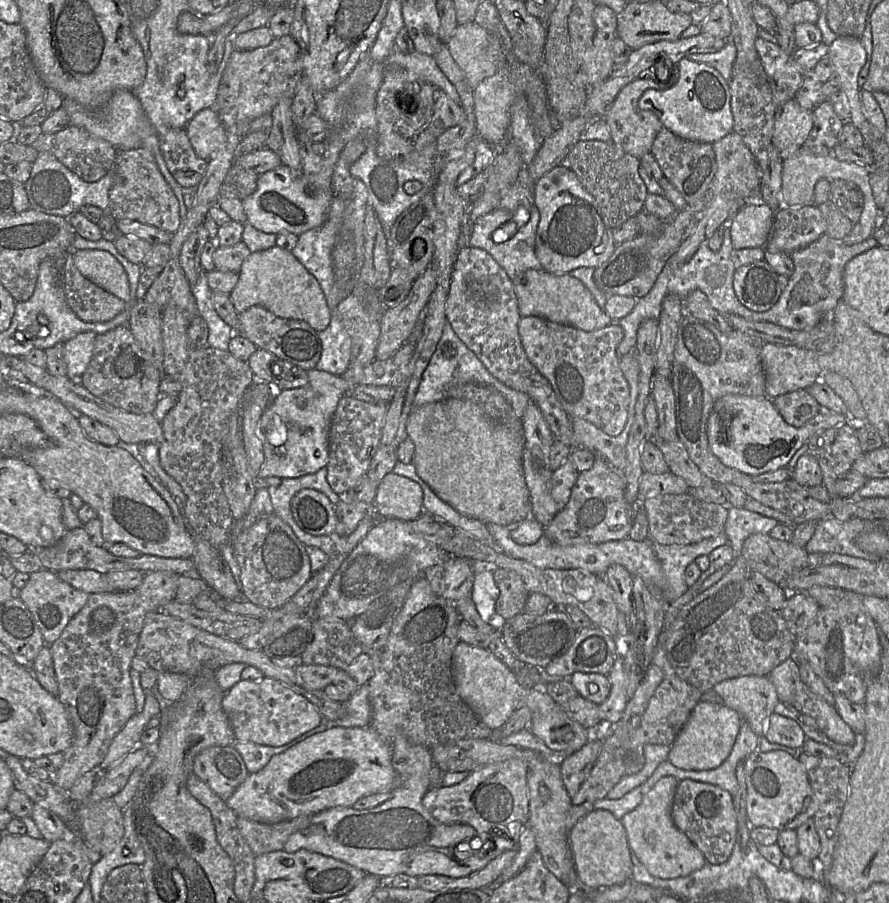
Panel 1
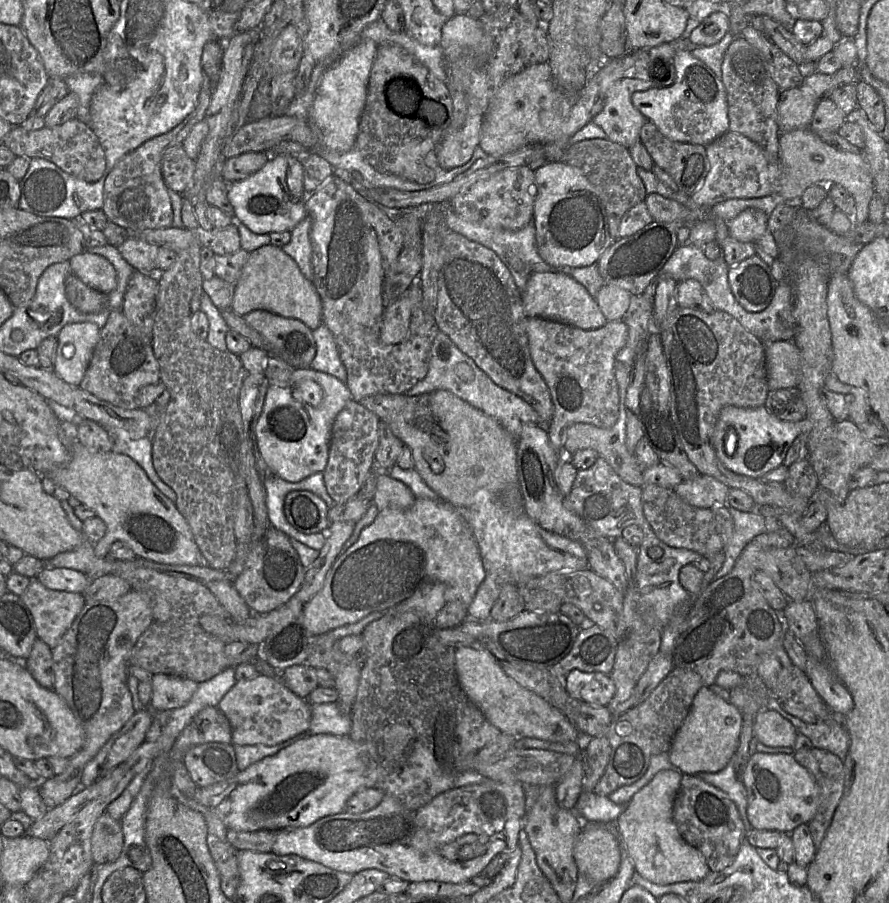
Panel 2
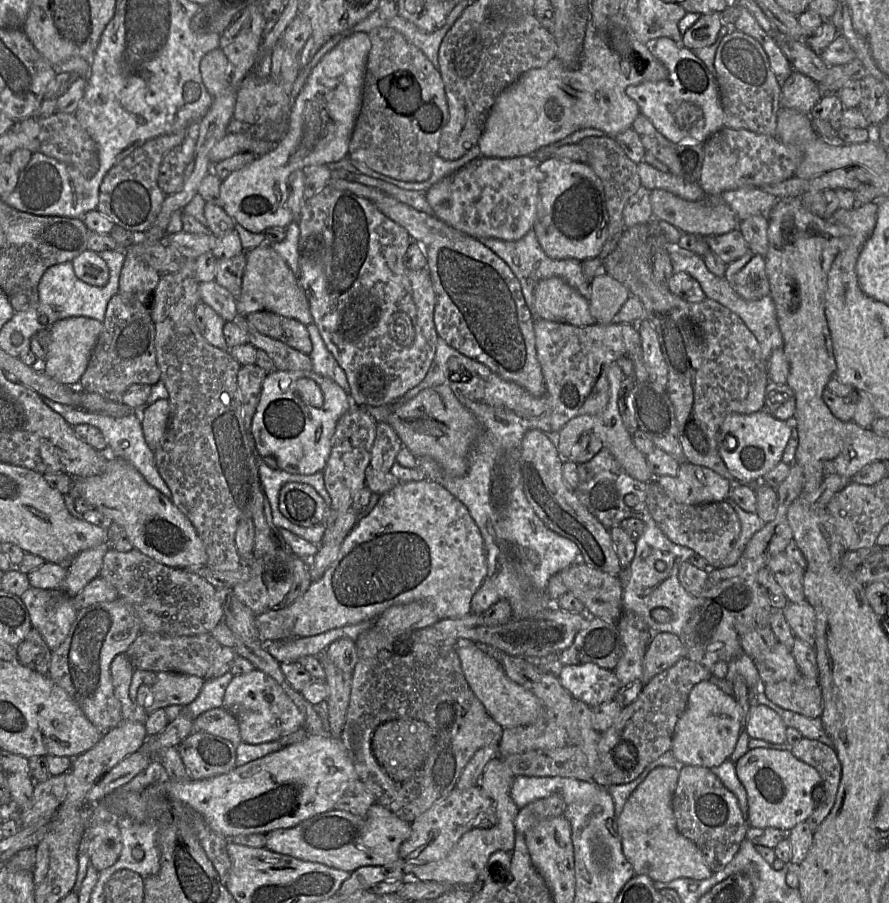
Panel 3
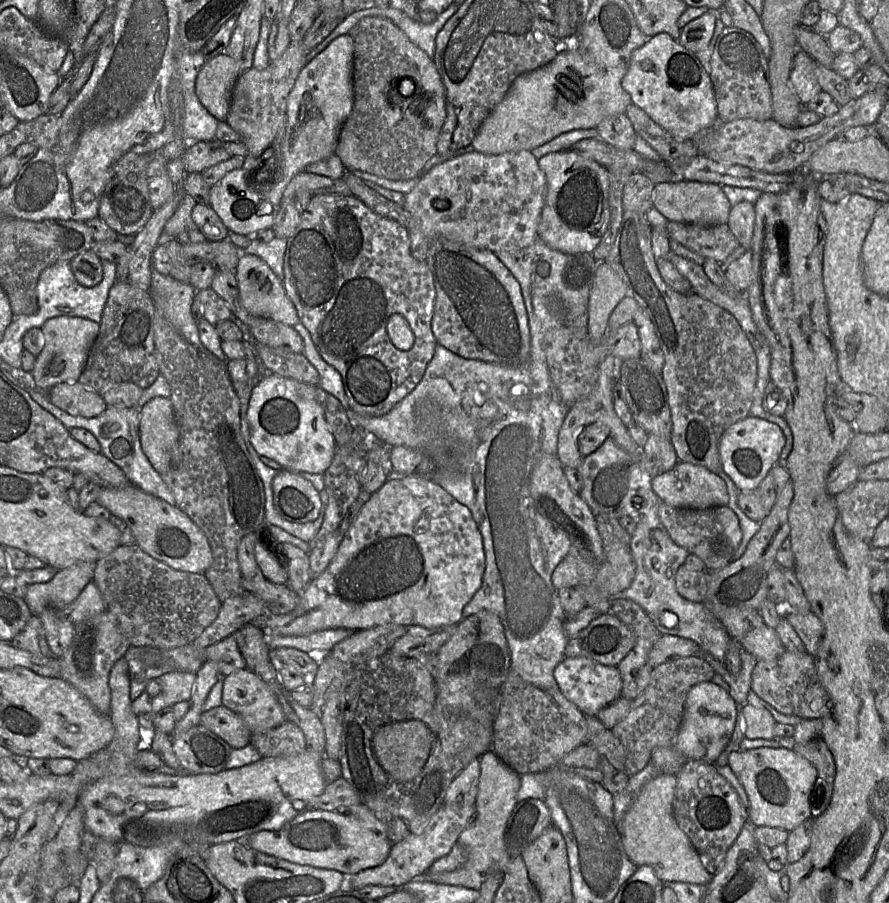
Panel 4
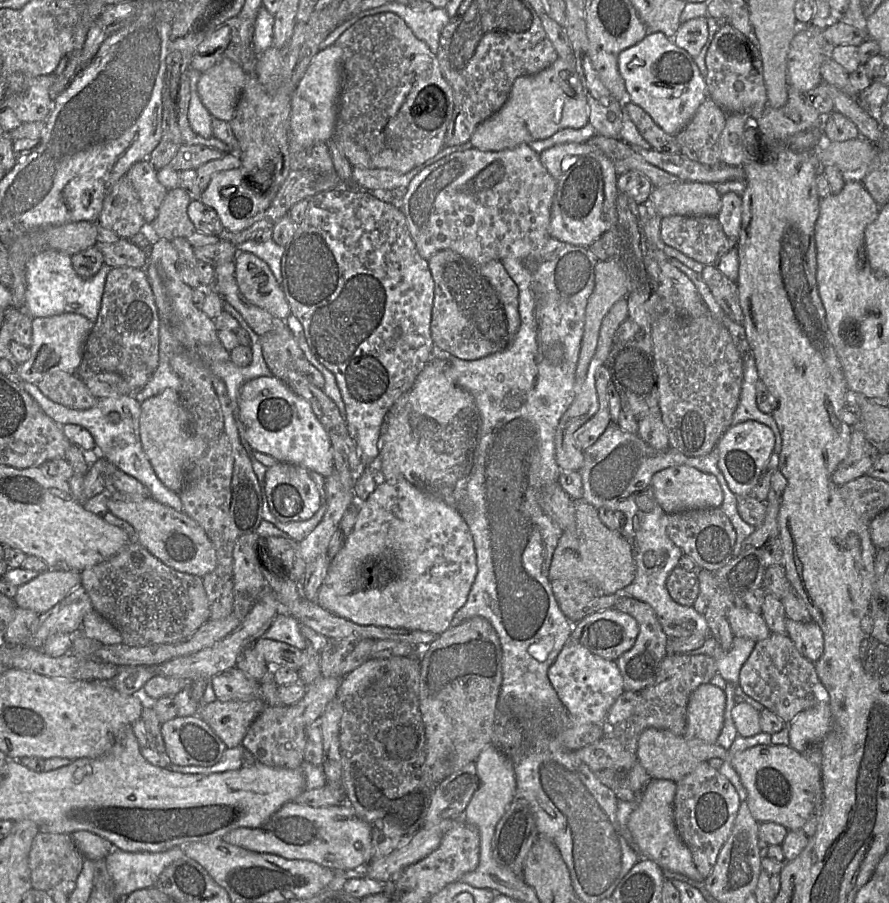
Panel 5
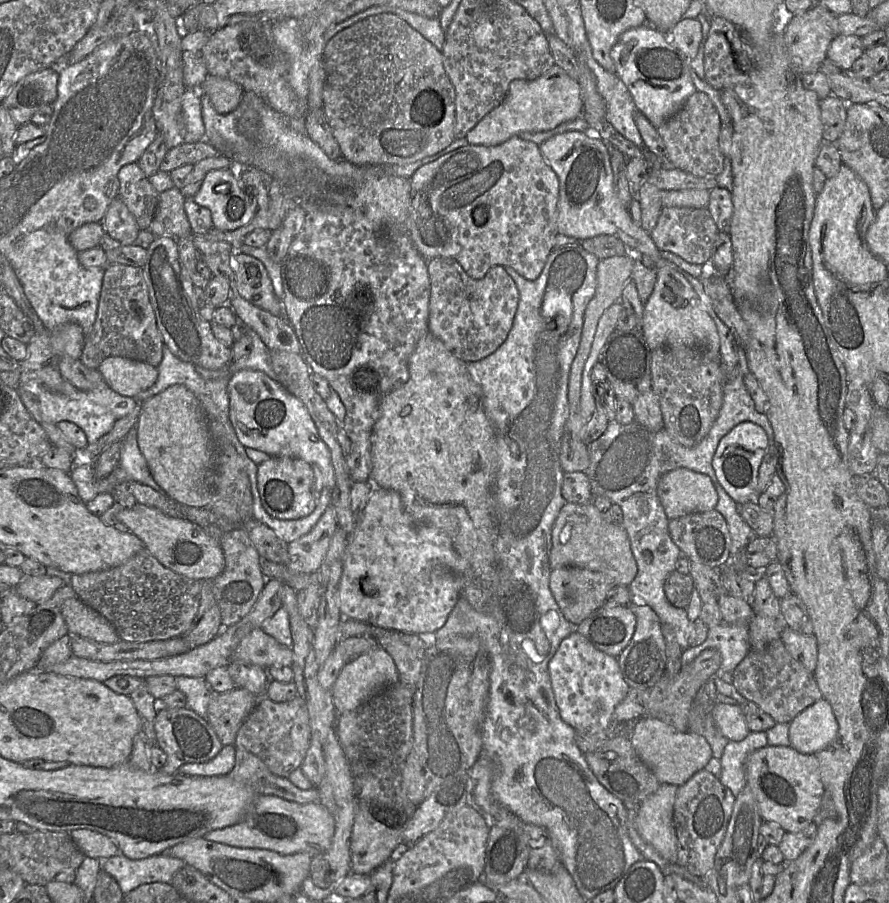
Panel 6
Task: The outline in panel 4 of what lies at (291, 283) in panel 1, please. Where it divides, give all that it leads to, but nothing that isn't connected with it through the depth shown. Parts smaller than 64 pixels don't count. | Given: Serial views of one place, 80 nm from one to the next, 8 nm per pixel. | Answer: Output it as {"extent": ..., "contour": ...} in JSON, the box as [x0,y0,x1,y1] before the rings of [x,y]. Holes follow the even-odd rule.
{"extent":[236,252,300,326],"contour":[[[242,252],[236,267],[236,277],[241,302],[250,314],[270,318],[289,326],[300,323],[295,305],[286,294],[283,281],[261,257]]]}

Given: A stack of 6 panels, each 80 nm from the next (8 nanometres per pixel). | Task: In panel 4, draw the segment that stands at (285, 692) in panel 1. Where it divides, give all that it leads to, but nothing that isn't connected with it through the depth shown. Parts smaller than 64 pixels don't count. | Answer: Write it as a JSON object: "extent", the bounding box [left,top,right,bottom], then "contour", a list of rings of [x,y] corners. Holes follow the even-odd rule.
{"extent":[221,668,287,734],"contour":[[[244,668],[221,678],[224,682],[222,705],[239,714],[251,734],[265,732],[287,720],[274,693],[254,671]]]}

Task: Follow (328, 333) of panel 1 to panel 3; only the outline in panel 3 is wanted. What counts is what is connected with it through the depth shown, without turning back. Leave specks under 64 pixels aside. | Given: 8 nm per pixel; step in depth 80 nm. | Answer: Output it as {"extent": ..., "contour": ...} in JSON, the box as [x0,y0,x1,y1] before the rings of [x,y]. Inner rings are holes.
{"extent":[306,323,349,393],"contour":[[[313,323],[307,325],[306,328],[313,346],[309,354],[312,363],[312,371],[333,380],[343,388],[344,391],[349,393],[346,374],[327,349],[318,328]]]}

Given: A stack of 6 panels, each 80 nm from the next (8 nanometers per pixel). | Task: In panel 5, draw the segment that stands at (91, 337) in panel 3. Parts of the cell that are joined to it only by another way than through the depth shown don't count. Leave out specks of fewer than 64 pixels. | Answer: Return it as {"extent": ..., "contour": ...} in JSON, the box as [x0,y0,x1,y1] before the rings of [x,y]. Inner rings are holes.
{"extent":[15,313,94,384],"contour":[[[74,313],[34,318],[32,320],[32,343],[28,348],[29,358],[26,362],[17,365],[15,371],[19,380],[37,384],[45,376],[55,372],[76,374],[93,326],[94,323],[86,317]]]}

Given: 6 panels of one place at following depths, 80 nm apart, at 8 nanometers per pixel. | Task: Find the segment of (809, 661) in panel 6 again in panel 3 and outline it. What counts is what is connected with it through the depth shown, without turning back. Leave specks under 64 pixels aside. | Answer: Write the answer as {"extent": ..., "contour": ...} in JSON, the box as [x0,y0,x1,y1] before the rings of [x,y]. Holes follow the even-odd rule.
{"extent":[783,601,816,648],"contour":[[[808,601],[789,603],[783,613],[796,638],[815,648],[816,613],[812,605]]]}

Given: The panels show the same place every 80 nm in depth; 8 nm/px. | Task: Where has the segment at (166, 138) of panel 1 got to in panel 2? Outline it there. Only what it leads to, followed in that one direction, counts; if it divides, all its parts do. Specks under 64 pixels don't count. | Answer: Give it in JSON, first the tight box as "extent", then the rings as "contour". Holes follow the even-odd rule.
{"extent":[162,144,195,193],"contour":[[[182,144],[168,148],[162,157],[162,176],[168,189],[184,193],[192,184],[195,160],[188,157]]]}

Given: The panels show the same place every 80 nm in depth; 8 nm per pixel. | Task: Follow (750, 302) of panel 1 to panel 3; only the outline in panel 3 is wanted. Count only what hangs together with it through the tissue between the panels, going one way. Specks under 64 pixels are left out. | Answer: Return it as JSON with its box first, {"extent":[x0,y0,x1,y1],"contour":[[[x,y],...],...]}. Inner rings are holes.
{"extent":[725,250,770,300],"contour":[[[752,250],[726,266],[725,278],[734,291],[746,300],[758,300],[770,293],[765,259]]]}

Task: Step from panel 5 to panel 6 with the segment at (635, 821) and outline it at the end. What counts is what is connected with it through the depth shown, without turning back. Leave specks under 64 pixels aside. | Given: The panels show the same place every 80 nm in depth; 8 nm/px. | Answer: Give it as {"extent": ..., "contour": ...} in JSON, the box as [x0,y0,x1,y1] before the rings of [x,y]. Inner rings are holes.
{"extent":[636,783,678,863],"contour":[[[662,783],[656,792],[641,803],[636,815],[639,835],[671,863],[676,862],[678,853],[673,822],[678,789],[677,785]]]}

